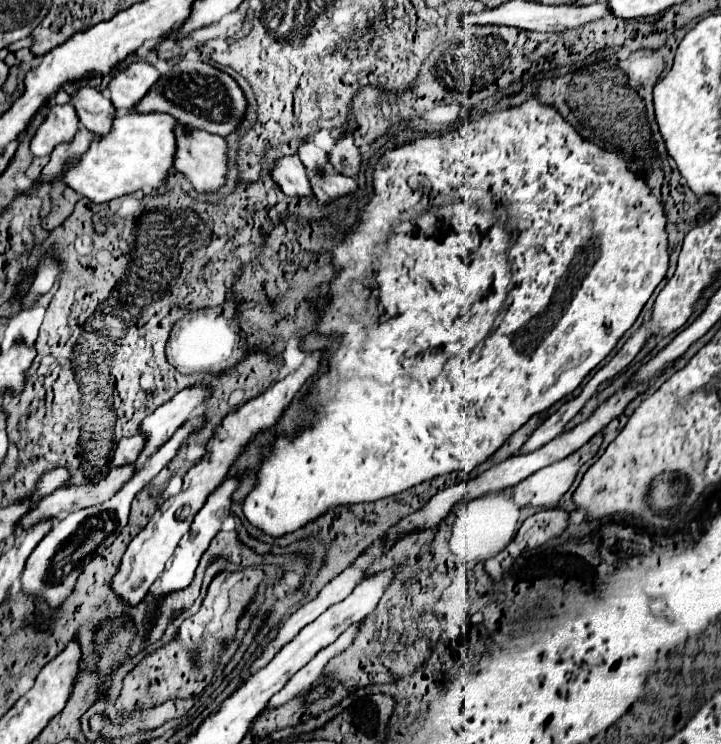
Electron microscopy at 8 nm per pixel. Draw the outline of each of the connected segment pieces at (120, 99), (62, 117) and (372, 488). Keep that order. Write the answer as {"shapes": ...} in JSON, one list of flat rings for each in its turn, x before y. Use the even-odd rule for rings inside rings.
{"shapes":[[[133,62,117,72,107,86,117,116,131,112,133,106,147,94,147,88,151,88,151,84,159,80,159,76,161,74,147,62]],[[71,104,51,106,47,118,37,128,37,132,35,132,33,140,31,140,33,156,51,154,57,144,73,140,77,128,79,128,79,120,77,120,75,108,71,108]],[[529,98,529,100,525,100,525,102,517,104,517,106,509,106,509,108,505,108,505,110,497,110,497,112,493,112,493,114,483,114,479,120,471,120,469,118,464,119,457,130,451,130,451,132,438,136,432,134,427,135,417,138,417,140,411,140,411,142,407,142,407,144,403,144,403,146,399,146,399,148,385,150,383,156,377,160,377,164,375,164,375,168,373,168,373,184,371,184,371,186,373,186,373,196,371,196,369,202,361,208,359,222,357,222,355,226,351,226,351,230,345,234,342,241,332,250,332,261,335,266,339,267,335,278,333,278,329,284,321,284,307,296,307,300,315,300,315,296,329,296,329,302,323,306,323,310,319,310,319,330,317,330,317,332,319,332,321,336,341,336,341,348,337,350,337,352,339,352,339,354,337,354,337,362,341,362,341,364,343,364,343,362,351,362,351,364,343,364,345,370,343,370,341,374,343,374,345,380,353,380,353,382,355,382,357,386,361,386,361,388,343,386,343,388,337,388,335,394,331,394,331,396,323,392,323,402,321,402,321,400,315,400,315,398,313,398,313,388,310,386,308,394,304,397,304,401,306,407,312,408,313,412,317,414,317,420,311,422,309,426,301,426,301,428,297,428,293,434,287,434,287,432,285,432,285,434,277,434,277,436,273,438,273,442,269,444,269,448,263,450,263,460,261,460,261,466,259,466,259,470,257,470,257,474,255,474,255,486,253,486,253,490,251,490,251,492,245,496,245,500,243,500,243,514,245,514,245,518,249,520,251,526,259,528,263,534,273,536,273,538,281,538,281,536,285,536,285,534,289,534,289,532,295,532,295,530,303,528,305,524,315,522,319,516,327,514,327,512,329,512,331,508,335,508,335,506,351,506,351,504,363,504,363,502,377,502,377,500,395,496,395,494,399,494,399,492,405,492,405,490,409,490,409,488,413,488,413,486,419,486,419,484,423,484,423,482,427,482,427,480,433,480,433,478,437,478,437,476,451,474,451,472,459,472,459,470,471,472,473,468,477,468,479,464,483,464,483,462,485,462,491,454,495,454,495,452,505,444,505,440,507,440,513,432,517,432,517,430,519,430,531,416,549,410,555,402,559,402,561,398,565,398,565,396,569,396,569,394,573,394,573,392,577,390,577,386,583,382,583,378,585,378,597,364,601,364,601,362,611,354,611,350,613,350,613,348,617,346,617,342,621,340,621,336,635,324,639,312,643,310,643,306,647,304,647,300,651,298,651,294,653,294,653,290,659,286,659,282,665,278,667,268,669,268,667,230,665,230,665,224,667,224,665,208,663,208,663,202,657,200,657,198,651,194,651,188,647,186,645,176,640,176,632,172,629,163,624,156,619,154,619,152,603,150,603,148,599,148,597,144,591,144,591,142,583,140,583,138,575,132,575,128,571,128,571,124,567,124,567,122,563,120,563,116,561,116,551,104,545,104,545,102,541,102,539,98],[491,192,497,192,499,196,507,196,507,224,511,224,513,230,511,230,507,224,497,224,497,220,499,220,499,216,501,216,501,214,499,214,501,200,493,198],[511,268,515,268,515,272,519,272,519,280,517,280,517,286,515,286,513,290,509,290,509,284,511,284],[507,296,509,296,511,304,509,304,509,308,505,310,505,300,507,300],[503,310,505,310,503,320,501,320,499,328,493,330,493,322,495,322,495,318,497,318,497,314,503,312],[481,340,483,340,481,358,479,358,477,362,473,362,473,360,471,360,473,348,475,348]]]}

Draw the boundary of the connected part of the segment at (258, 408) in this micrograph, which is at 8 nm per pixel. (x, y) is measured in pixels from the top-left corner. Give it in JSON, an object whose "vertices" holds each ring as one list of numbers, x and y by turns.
{"vertices":[[319,352,307,356,303,360,303,364,291,372,289,376,285,376,283,380,279,380,275,386,267,388,263,394,259,394,257,398,245,402,239,410,227,414,221,422,221,426,215,428,211,440,205,446,205,454,203,458,189,468,189,472,183,476,183,488,177,496,167,498,159,510,151,516,149,524,129,542,121,566,117,570,117,574,111,580,111,590,125,600,129,606,137,606,145,594,149,592,151,584,161,576,161,572,165,570,165,564,171,560,181,536,189,530,195,514,201,510,201,506,205,504,207,496,223,482,223,478,227,476,229,466,235,462,235,458,239,456,239,452,245,448,245,444,249,442,249,438,253,438,257,432,271,428,279,416,283,414,283,410,291,404,293,396,301,390,301,386,305,382,309,382,313,376,317,376,321,370,319,366]]}

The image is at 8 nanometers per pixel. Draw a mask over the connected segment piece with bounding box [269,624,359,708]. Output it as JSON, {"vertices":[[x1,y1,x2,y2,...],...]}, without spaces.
{"vertices":[[353,624,353,628,349,628,347,632,343,632,339,636,339,640,335,640,333,644,329,644,327,648,323,648,305,668,301,668,287,684,281,692,277,692,271,698,269,708,277,708,279,704,283,704,283,700,291,700,291,696,297,696,297,692,301,690,309,690,311,684,315,682,315,676,319,676,319,672,325,668,327,660,331,660,331,656,335,656,337,652,343,652,343,648,347,648,347,644,351,644,351,638,355,638,359,624]]}

